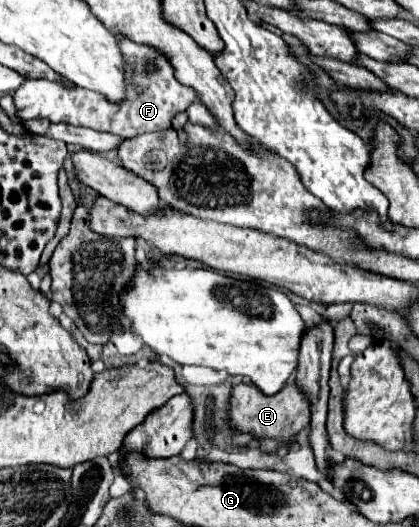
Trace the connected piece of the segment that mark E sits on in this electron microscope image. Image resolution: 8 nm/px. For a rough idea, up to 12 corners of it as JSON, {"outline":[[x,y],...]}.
{"outline":[[289,380],[267,396],[237,384],[231,426],[287,440],[311,420],[307,394]]}

